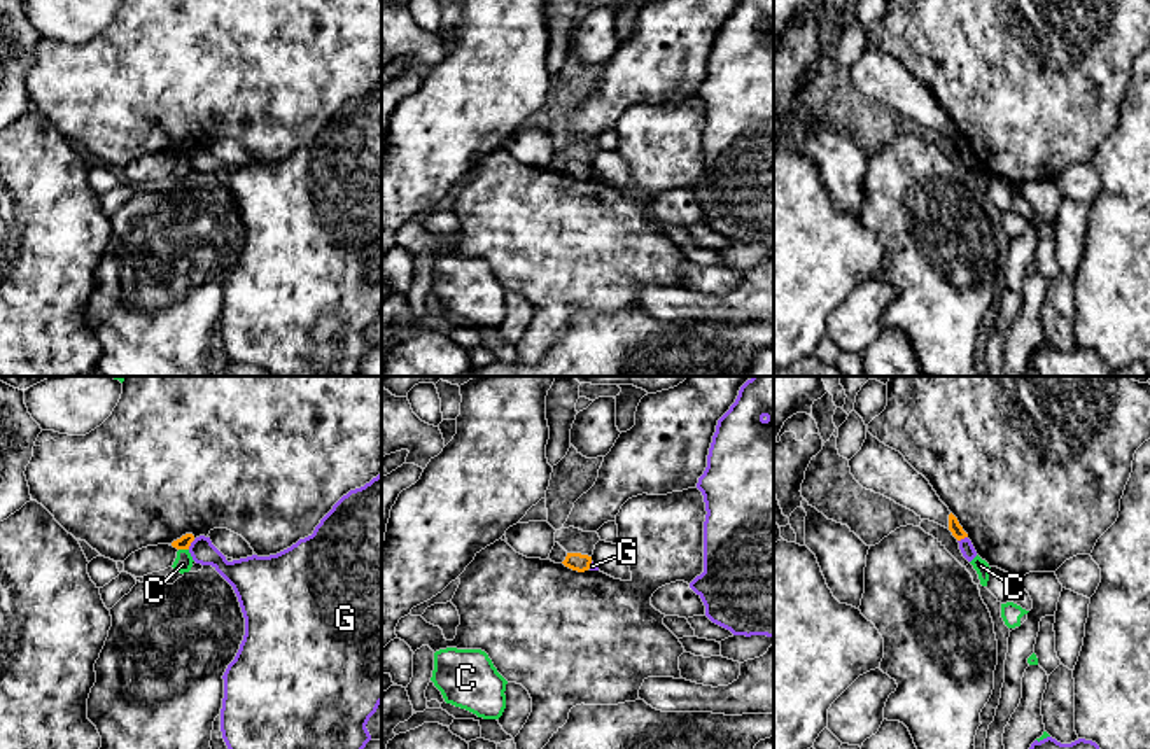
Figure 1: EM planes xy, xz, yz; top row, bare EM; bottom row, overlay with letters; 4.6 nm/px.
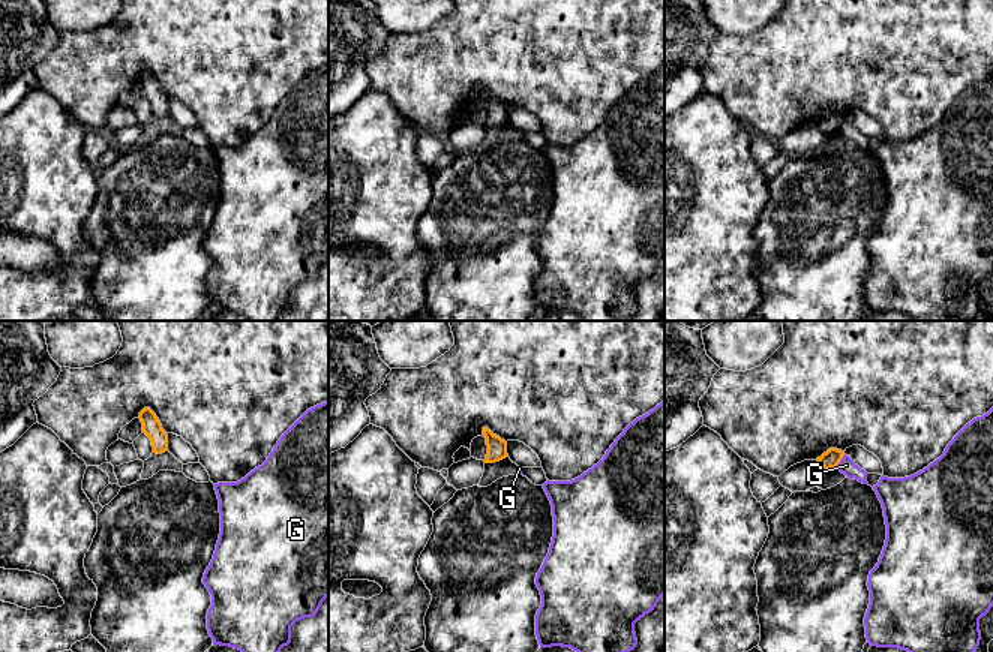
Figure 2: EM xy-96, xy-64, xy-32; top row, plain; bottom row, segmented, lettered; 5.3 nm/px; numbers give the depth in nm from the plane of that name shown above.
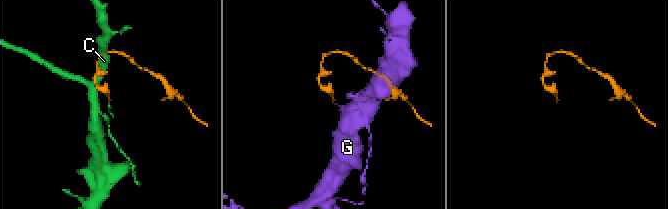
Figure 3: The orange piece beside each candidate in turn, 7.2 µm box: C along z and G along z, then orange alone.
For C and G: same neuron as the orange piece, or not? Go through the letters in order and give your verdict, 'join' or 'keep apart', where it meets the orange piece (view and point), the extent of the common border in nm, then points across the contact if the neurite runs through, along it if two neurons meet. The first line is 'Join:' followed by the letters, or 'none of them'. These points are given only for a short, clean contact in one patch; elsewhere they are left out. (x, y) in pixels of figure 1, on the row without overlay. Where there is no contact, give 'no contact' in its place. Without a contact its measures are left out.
Join: none of them
C: keep apart; contact xy (184, 156); length 50 nm
G: keep apart; contact xy (189, 153); length 60 nm; border xy (195, 147), (188, 156)

